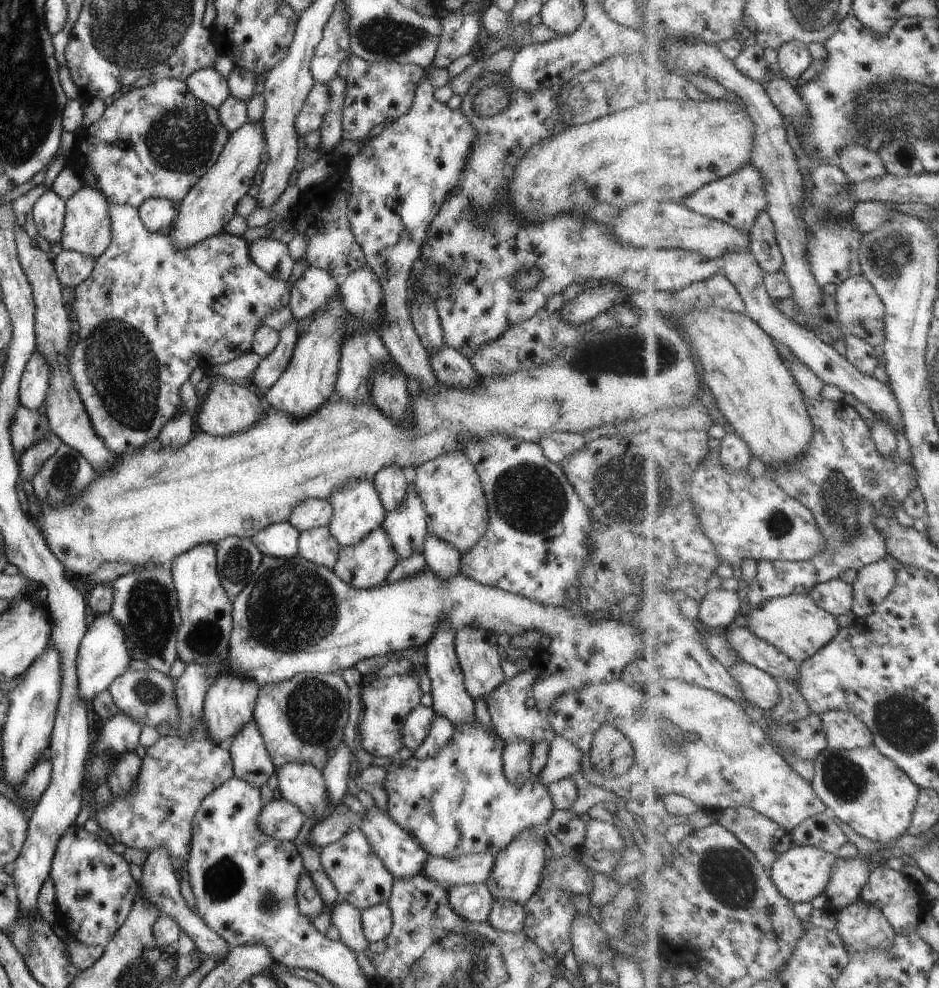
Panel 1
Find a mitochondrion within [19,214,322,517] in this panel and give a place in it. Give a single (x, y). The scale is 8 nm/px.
(118, 367)

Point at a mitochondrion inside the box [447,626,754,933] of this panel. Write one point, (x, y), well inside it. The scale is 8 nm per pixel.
(675, 739)

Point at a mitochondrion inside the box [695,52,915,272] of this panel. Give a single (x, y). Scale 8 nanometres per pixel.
(831, 219)

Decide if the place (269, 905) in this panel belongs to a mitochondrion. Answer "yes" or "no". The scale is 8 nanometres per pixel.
yes

